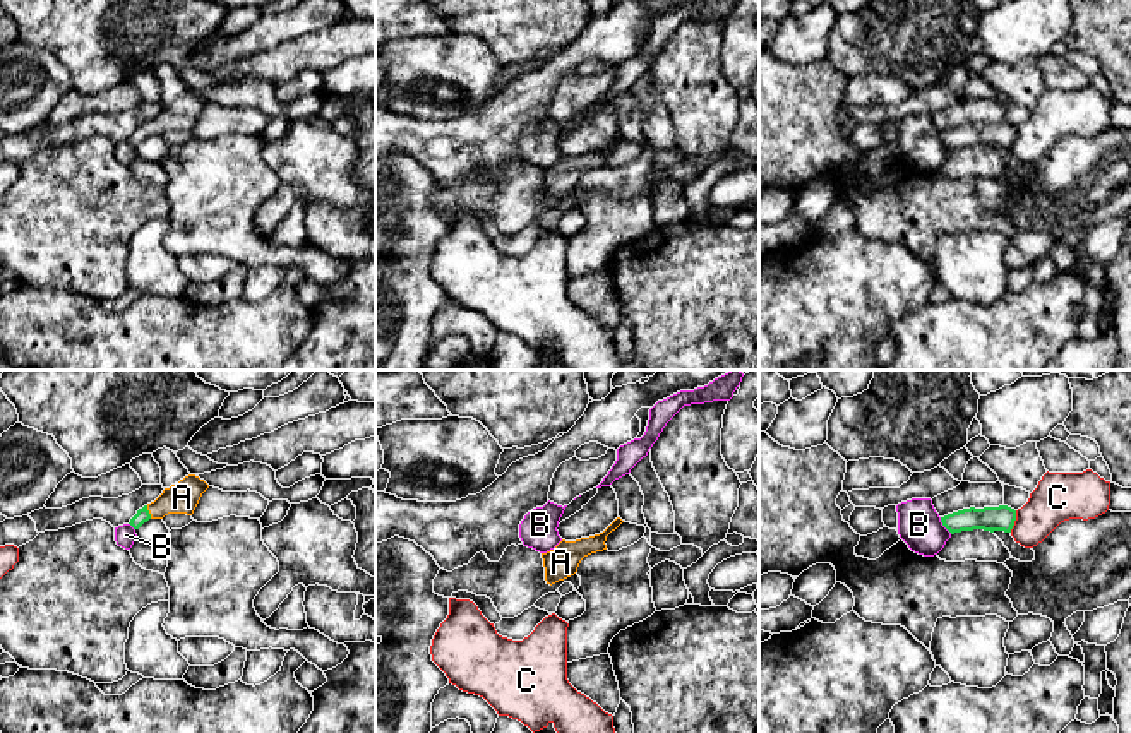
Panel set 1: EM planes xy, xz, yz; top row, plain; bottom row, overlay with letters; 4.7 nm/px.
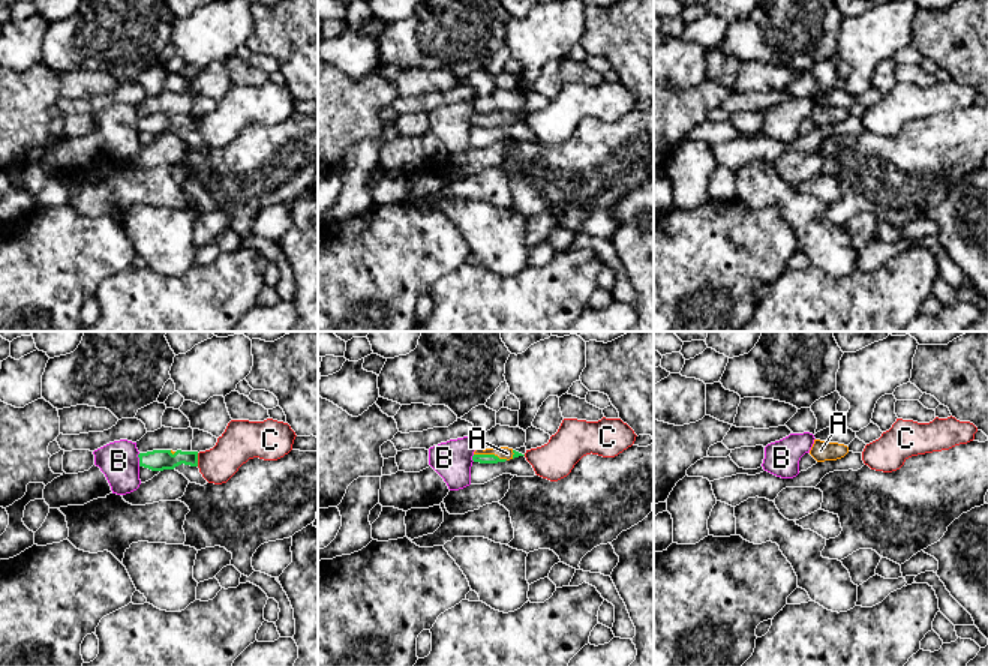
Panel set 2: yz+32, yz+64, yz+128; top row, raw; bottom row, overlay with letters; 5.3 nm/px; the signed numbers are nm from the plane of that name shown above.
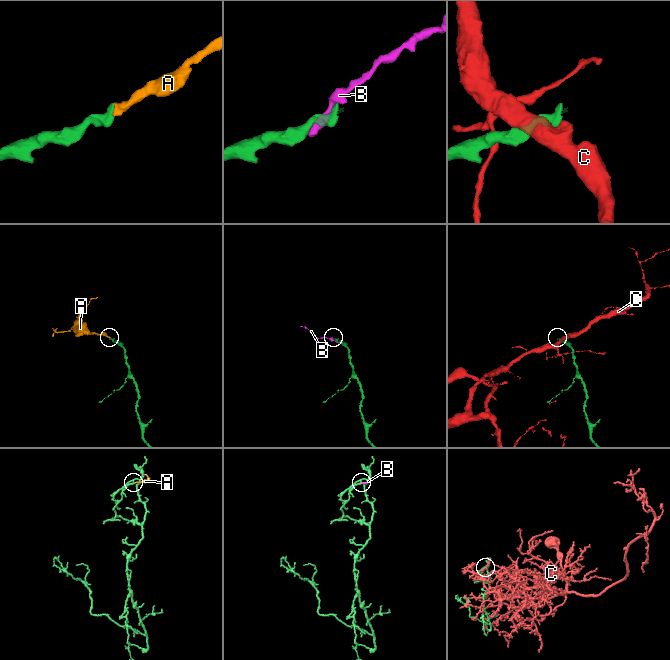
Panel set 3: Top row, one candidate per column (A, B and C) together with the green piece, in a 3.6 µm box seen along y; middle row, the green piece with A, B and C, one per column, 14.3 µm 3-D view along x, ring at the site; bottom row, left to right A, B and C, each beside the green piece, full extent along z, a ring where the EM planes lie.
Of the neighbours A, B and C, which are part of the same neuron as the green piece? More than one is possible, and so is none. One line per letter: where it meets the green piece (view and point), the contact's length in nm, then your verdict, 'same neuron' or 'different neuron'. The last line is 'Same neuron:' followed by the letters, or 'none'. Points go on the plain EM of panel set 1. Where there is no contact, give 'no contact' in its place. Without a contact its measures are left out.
A: meets green in xy at (148, 129); contact 70 nm long; same neuron
B: meets green in yz at (945, 143); contact 100 nm long; different neuron
C: meets green in yz at (1015, 136); contact 110 nm long; different neuron
Same neuron: A

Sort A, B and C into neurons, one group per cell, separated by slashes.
A / B / C

